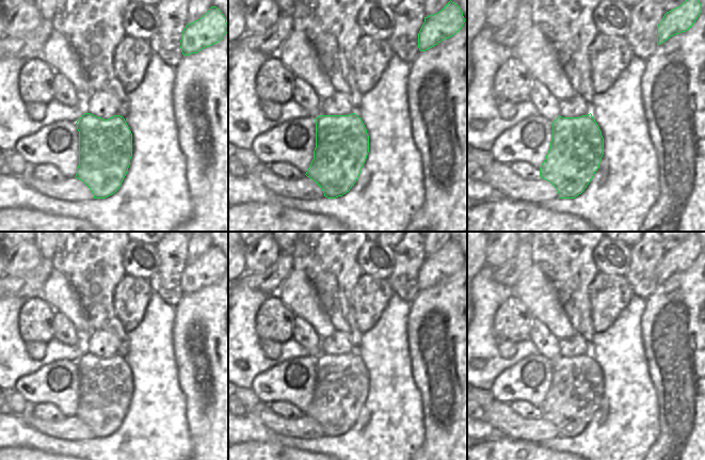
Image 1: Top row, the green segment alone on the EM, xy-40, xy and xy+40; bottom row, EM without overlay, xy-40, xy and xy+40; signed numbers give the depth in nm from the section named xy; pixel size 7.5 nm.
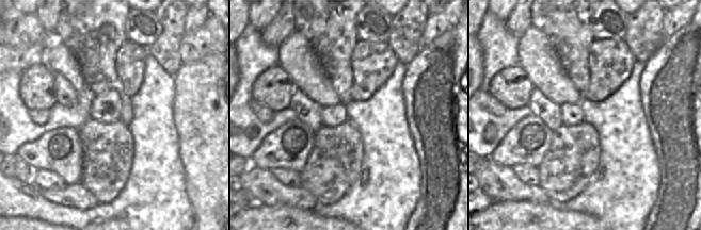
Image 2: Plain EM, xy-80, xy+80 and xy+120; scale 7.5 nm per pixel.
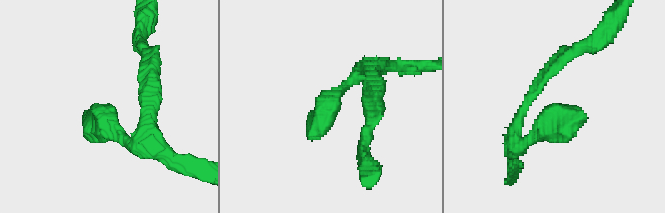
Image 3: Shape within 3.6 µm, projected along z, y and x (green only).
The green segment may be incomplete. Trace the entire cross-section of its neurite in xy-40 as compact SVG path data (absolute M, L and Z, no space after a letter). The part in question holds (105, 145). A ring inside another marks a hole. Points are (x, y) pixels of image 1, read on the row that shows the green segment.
M84 113L77 121L79 131L79 165L76 178L93 193L94 199L106 199L121 187L132 157L132 133L121 115L108 120Z

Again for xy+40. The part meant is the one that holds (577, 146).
M591 113L579 117L559 115L552 122L552 140L546 159L540 168L540 177L557 189L559 199L575 199L593 178L603 155L604 138Z

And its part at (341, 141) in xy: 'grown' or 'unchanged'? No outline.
unchanged

